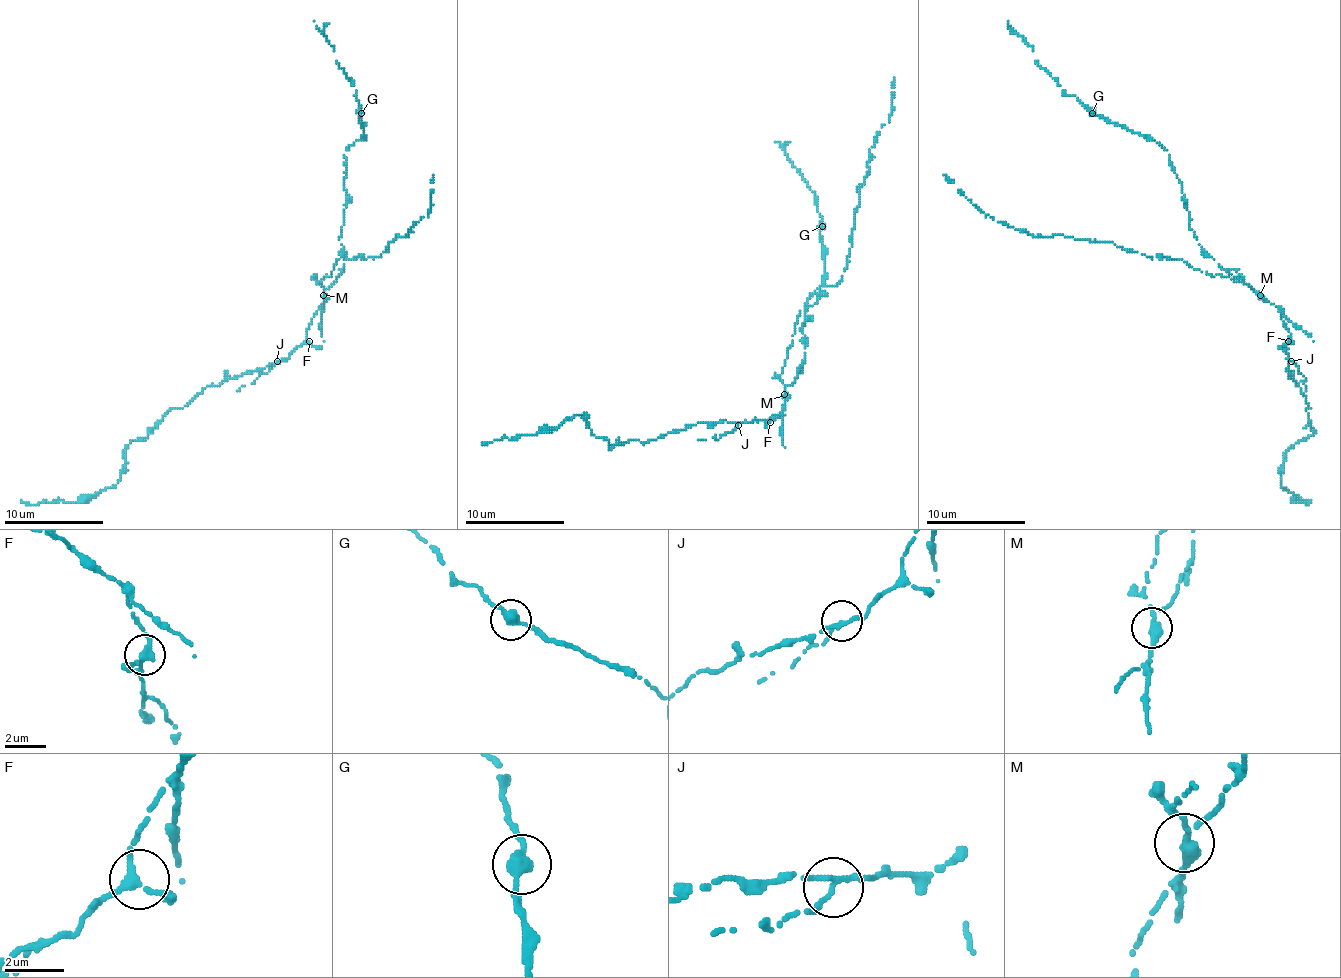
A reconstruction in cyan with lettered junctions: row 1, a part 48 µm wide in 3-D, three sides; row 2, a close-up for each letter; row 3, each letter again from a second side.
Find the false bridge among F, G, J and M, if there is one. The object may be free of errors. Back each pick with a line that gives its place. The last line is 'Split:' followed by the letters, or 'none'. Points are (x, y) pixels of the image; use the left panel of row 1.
M: Place: (323, 295)
Split: M

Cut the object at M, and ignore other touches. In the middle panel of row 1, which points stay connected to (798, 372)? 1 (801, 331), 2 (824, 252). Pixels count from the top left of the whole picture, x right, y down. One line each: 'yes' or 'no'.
1: yes
2: yes

